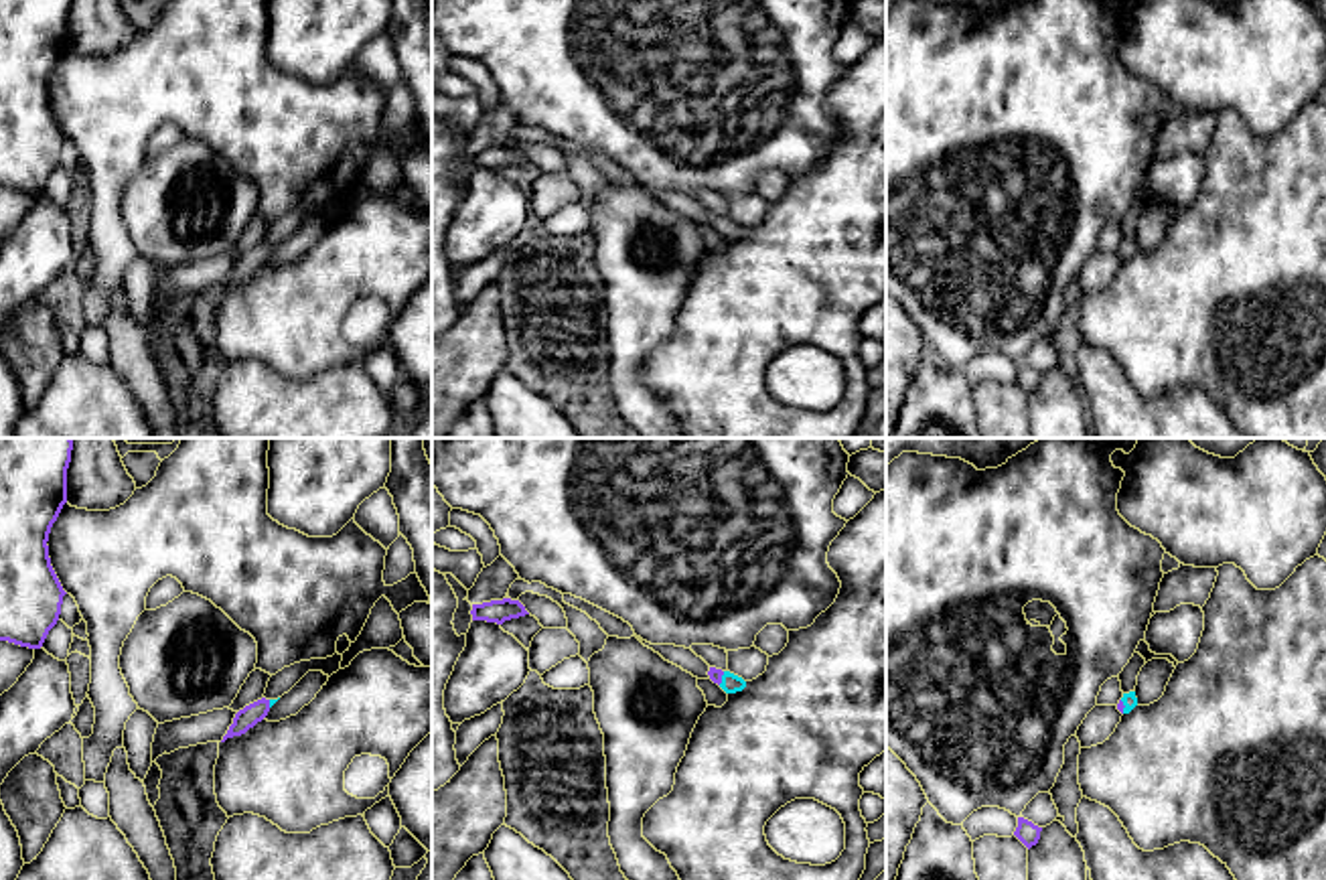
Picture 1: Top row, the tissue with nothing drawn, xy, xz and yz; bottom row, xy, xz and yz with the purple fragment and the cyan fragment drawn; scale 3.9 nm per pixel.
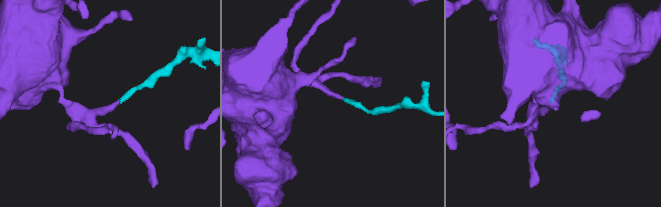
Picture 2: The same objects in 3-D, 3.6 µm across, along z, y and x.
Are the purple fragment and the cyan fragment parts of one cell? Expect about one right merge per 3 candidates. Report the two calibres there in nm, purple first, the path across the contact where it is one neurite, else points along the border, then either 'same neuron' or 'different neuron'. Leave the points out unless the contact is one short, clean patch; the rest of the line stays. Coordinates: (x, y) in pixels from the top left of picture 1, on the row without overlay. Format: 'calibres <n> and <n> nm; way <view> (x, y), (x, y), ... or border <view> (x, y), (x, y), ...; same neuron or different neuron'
calibres 50 and 80 nm; way xz (714, 220), (720, 224), (730, 230); same neuron

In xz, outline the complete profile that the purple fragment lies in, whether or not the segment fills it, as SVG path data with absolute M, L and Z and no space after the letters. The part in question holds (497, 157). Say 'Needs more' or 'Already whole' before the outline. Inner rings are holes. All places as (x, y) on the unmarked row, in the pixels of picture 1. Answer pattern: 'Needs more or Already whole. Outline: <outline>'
Already whole. Outline: M503 144L503 146L472 150L470 160L472 160L472 166L503 170L505 166L519 164L529 158L519 146Z

